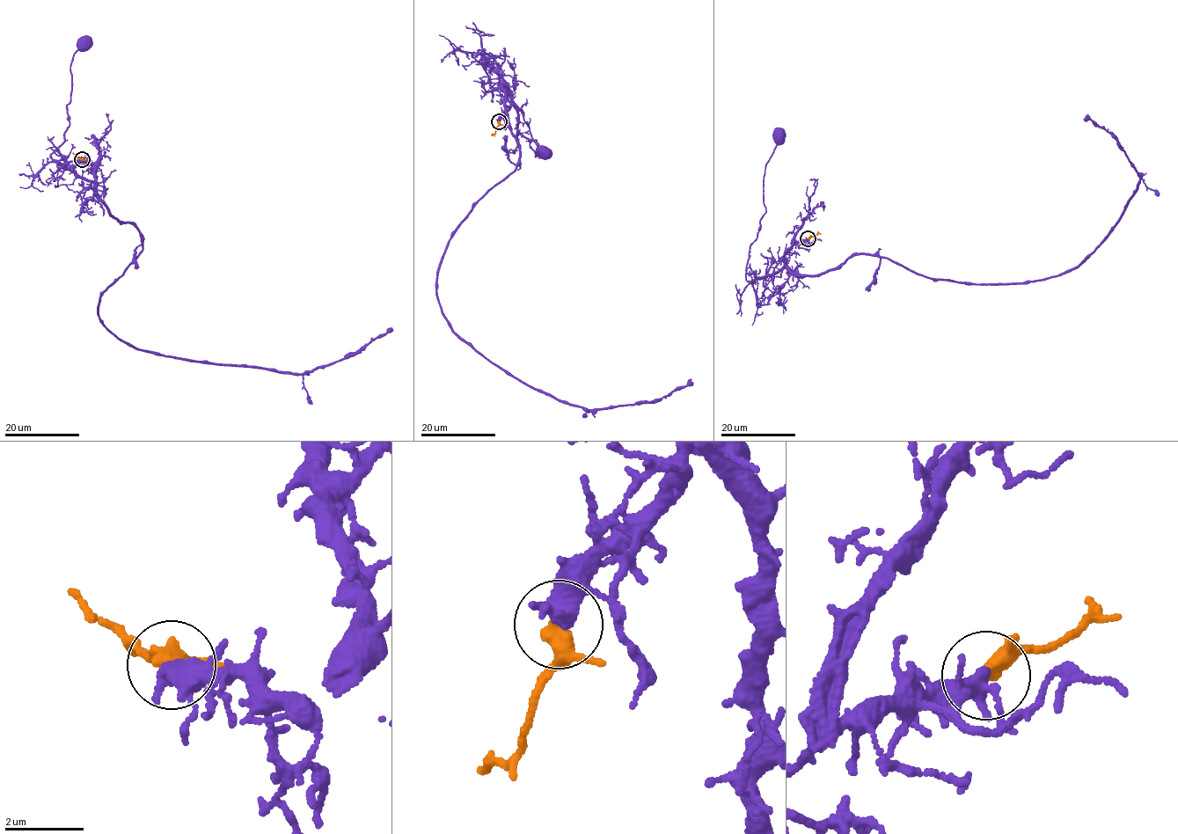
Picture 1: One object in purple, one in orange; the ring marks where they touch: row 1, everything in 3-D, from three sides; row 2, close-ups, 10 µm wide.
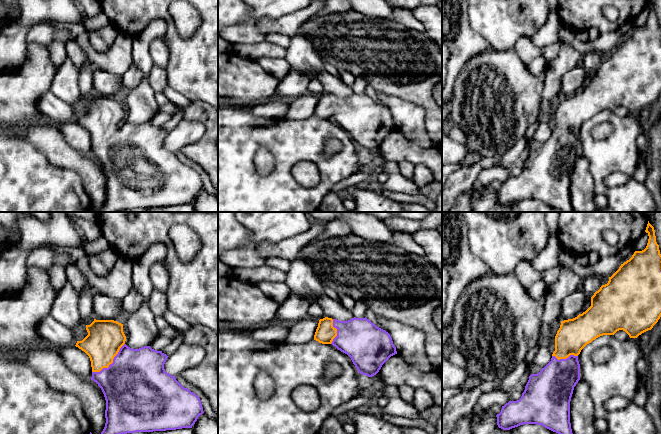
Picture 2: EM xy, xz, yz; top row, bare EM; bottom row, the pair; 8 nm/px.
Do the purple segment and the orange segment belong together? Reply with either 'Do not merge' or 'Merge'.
Merge

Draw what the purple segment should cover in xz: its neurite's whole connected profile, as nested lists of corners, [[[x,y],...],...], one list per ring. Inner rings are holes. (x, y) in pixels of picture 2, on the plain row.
[[[366,93],[348,97],[320,95],[314,116],[332,120],[347,130],[358,148],[368,153],[376,151],[382,141],[397,130],[390,110]]]

